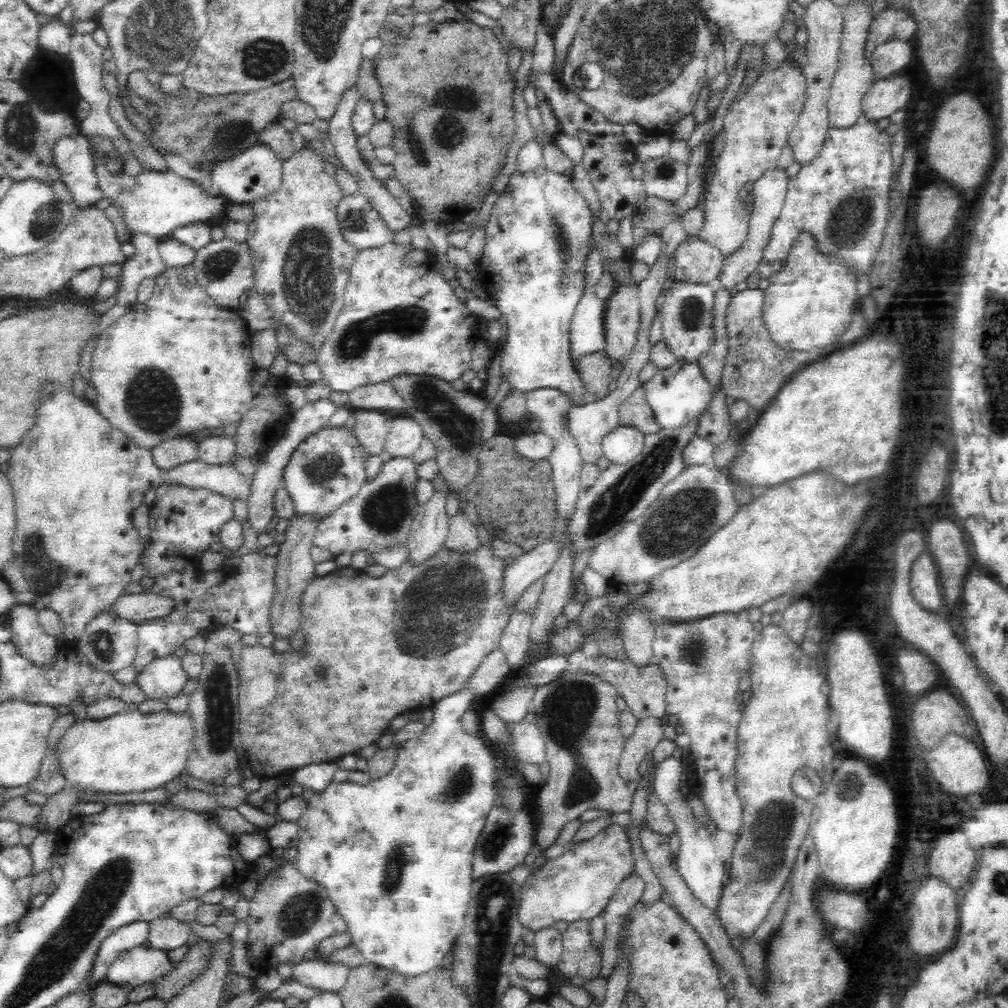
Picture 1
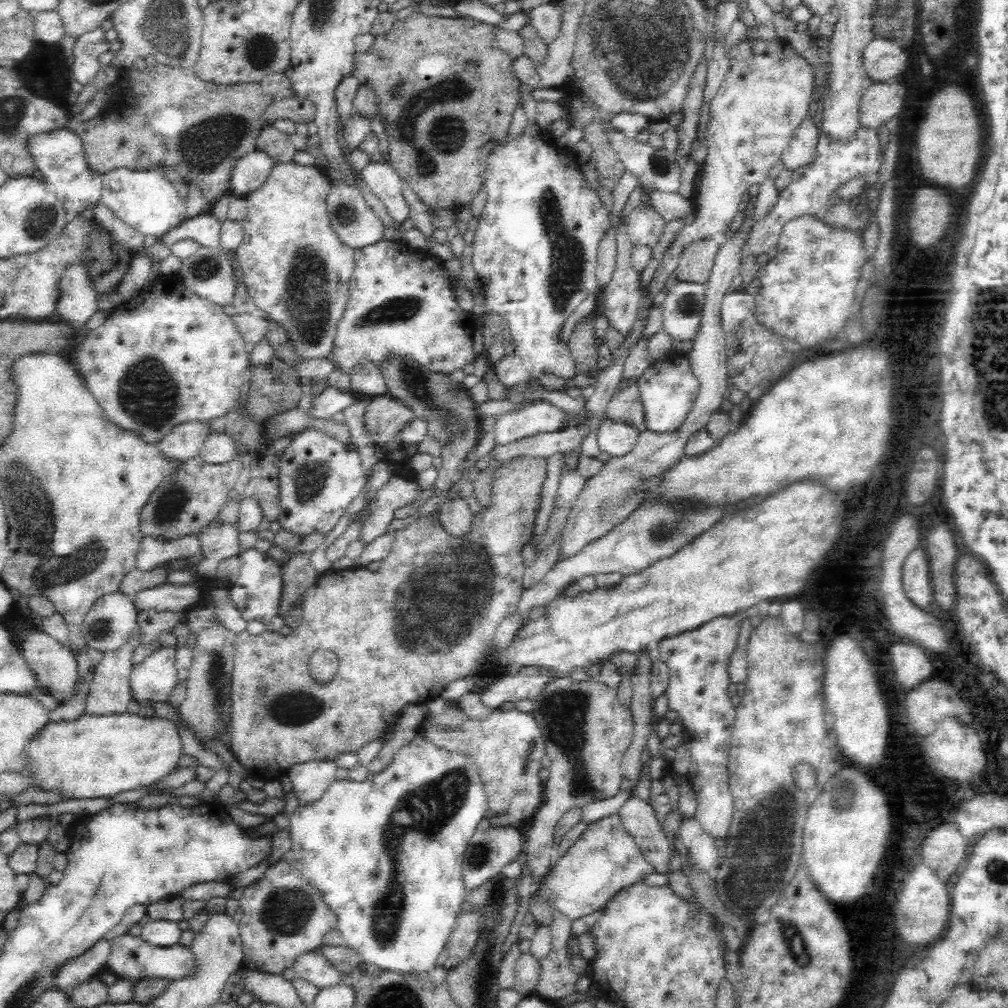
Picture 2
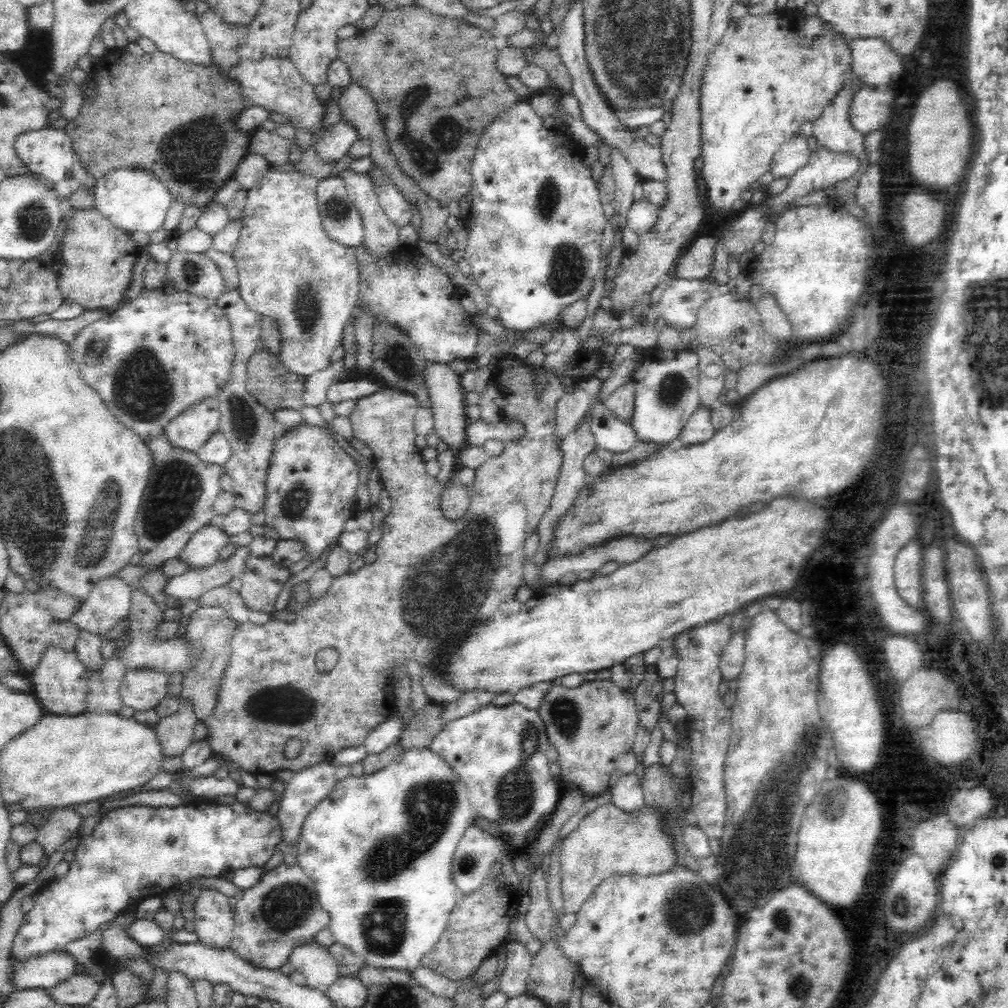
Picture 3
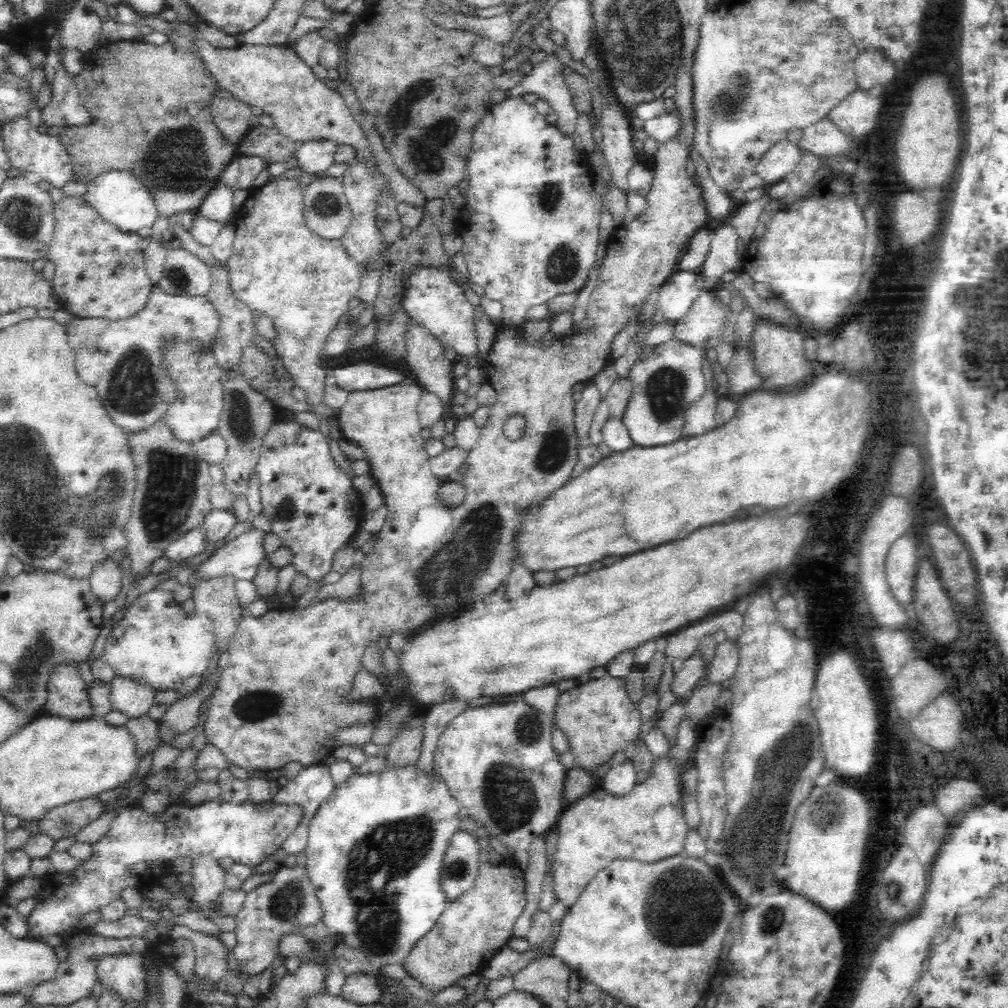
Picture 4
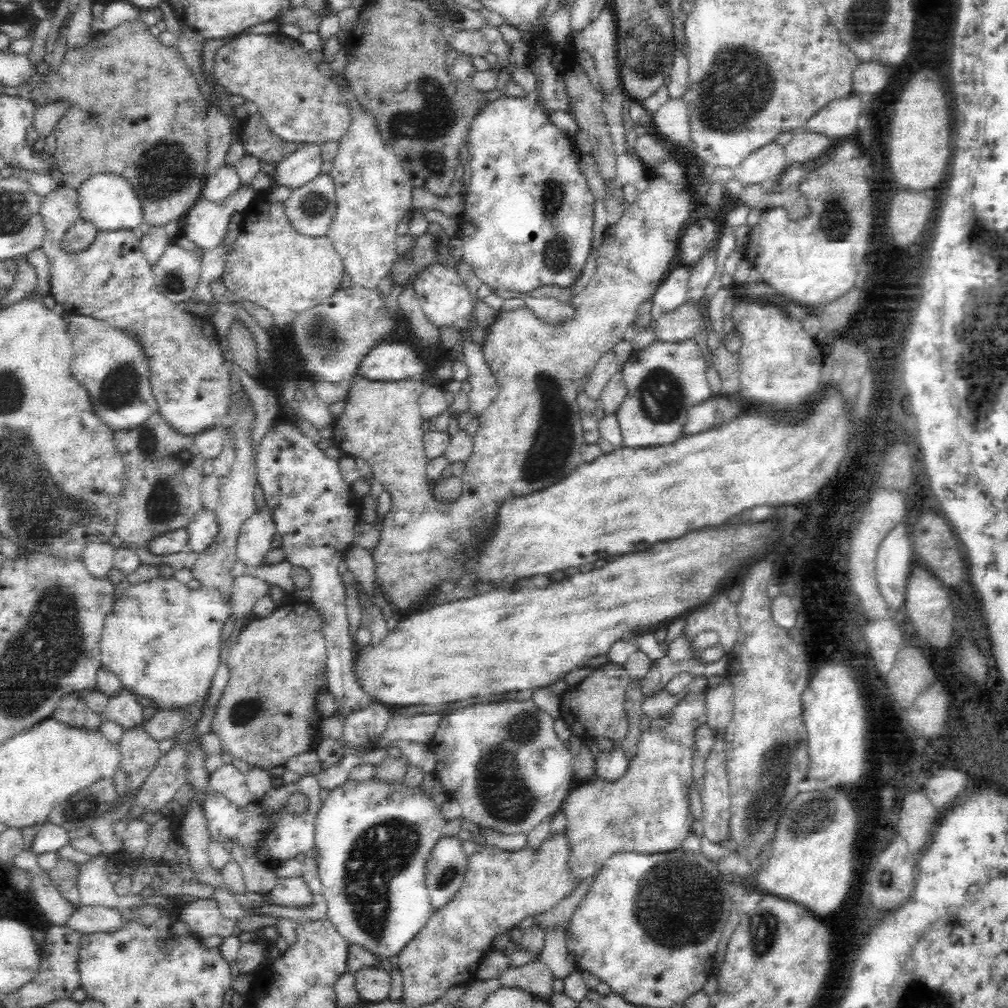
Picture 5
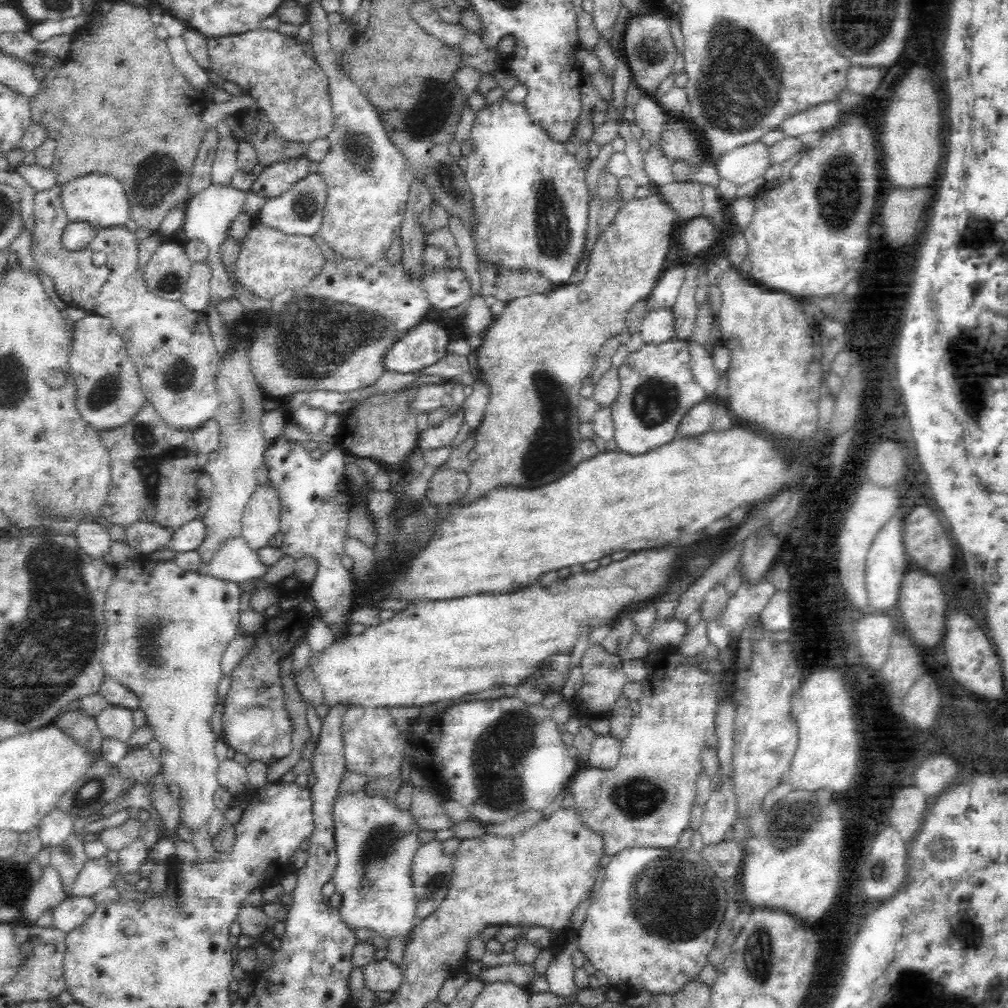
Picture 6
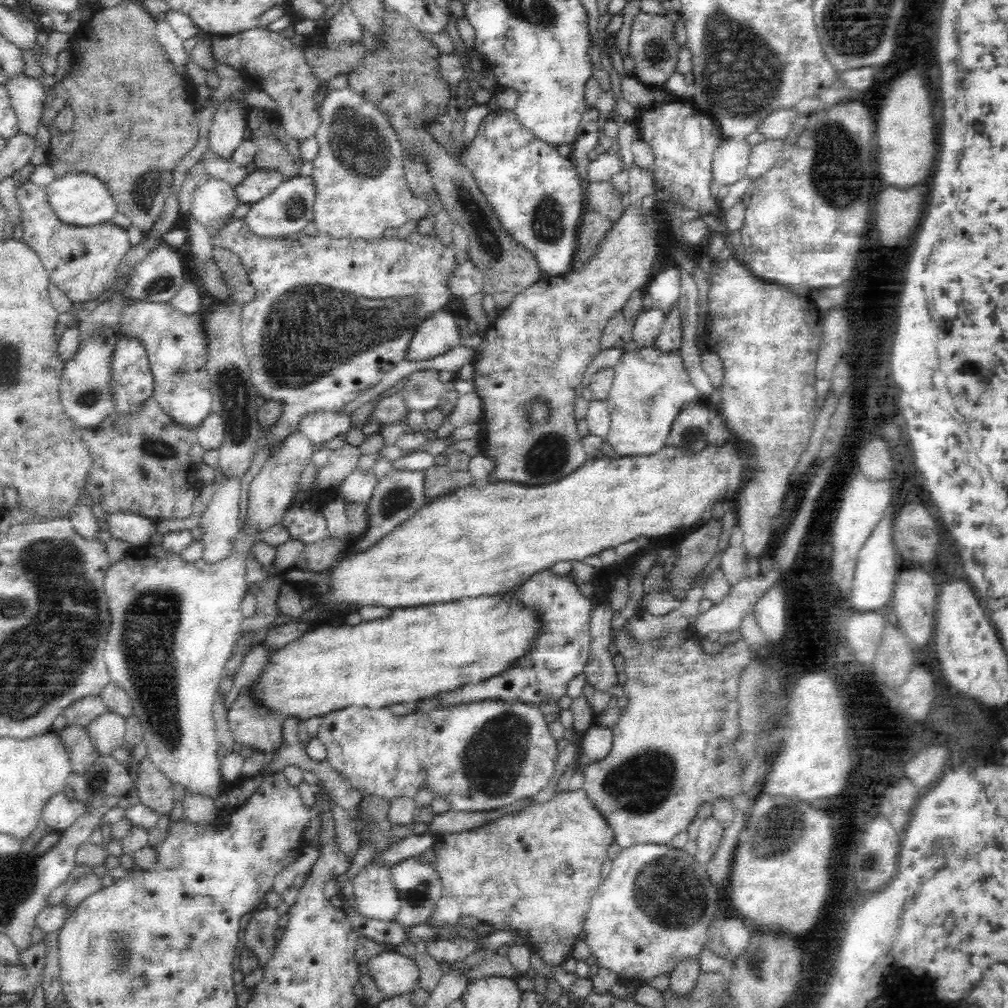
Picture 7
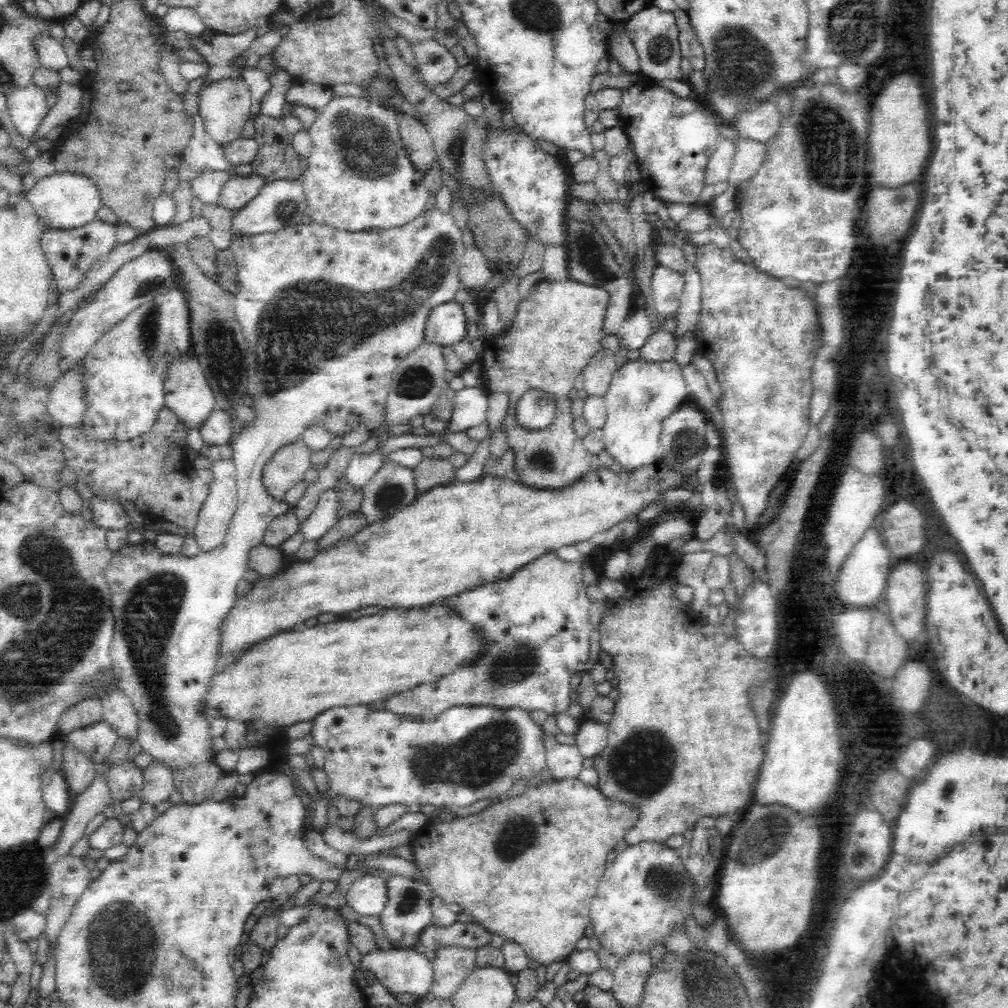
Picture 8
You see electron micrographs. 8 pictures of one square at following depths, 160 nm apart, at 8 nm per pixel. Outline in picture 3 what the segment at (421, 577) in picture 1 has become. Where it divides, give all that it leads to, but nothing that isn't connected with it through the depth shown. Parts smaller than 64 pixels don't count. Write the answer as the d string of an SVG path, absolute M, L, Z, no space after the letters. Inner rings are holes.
M581 348L578 353L573 354L566 361L560 362L560 364L544 364L541 365L542 372L546 376L546 384L542 388L542 392L538 394L536 390L536 378L538 378L538 372L534 366L526 363L526 358L516 358L516 356L510 357L507 354L504 358L495 361L492 374L489 382L494 383L500 396L504 396L506 404L500 408L500 412L504 418L519 418L523 420L526 425L526 436L520 441L515 443L505 442L504 448L500 455L496 457L487 457L486 460L480 462L480 466L476 466L475 478L469 488L470 504L468 510L460 516L460 518L446 518L443 514L443 508L441 507L441 492L444 484L438 482L436 476L432 476L428 472L426 461L422 456L421 449L418 448L414 438L418 434L415 431L415 414L418 410L419 404L416 396L411 392L406 392L404 389L386 386L380 389L378 392L368 396L362 396L354 400L352 412L349 412L348 422L350 424L350 434L358 438L358 440L364 442L370 449L371 459L373 464L380 474L380 483L384 485L384 488L389 493L391 498L390 512L385 515L383 524L381 525L381 538L375 548L376 559L372 564L364 564L358 570L351 575L344 575L335 578L332 588L328 590L328 594L322 597L316 602L306 605L303 610L296 613L296 618L292 622L286 622L282 618L271 617L268 622L264 624L252 624L252 622L240 623L234 631L231 640L232 654L228 660L228 666L226 666L221 679L220 685L217 689L216 702L212 706L212 712L208 712L208 716L202 721L208 728L207 741L210 743L214 753L222 755L226 760L232 762L237 768L242 768L244 772L249 772L255 775L263 773L274 773L278 769L294 770L296 773L305 769L306 767L320 764L323 761L331 759L340 749L348 746L358 746L365 744L366 734L374 728L380 722L384 722L388 718L388 714L394 708L394 692L392 682L388 680L390 678L390 664L396 660L400 662L402 658L411 656L420 660L424 665L428 665L428 662L432 660L432 656L436 654L436 650L440 646L444 646L448 640L460 636L460 632L464 632L464 628L468 628L468 624L472 624L472 620L484 620L484 616L492 616L492 612L500 606L500 601L515 598L516 591L521 584L523 576L523 549L525 546L525 540L532 535L536 535L538 532L539 522L543 518L543 514L551 507L551 500L555 495L555 488L559 482L560 471L563 468L564 451L563 441L556 436L556 419L557 419L557 406L558 401L566 394L566 383L572 381L585 381L602 368L604 364L602 348L599 349L584 349ZM326 647L335 648L339 652L339 658L334 665L334 668L330 670L319 670L317 667L317 654L319 650ZM288 740L298 740L302 745L302 750L295 759L287 759L284 755L284 746Z

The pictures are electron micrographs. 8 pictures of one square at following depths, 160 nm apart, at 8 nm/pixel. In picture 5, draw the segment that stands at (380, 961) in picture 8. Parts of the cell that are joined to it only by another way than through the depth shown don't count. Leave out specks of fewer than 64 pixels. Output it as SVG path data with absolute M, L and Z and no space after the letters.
M378 963L361 968L356 975L356 988L362 999L370 1002L388 999L390 992L390 973Z

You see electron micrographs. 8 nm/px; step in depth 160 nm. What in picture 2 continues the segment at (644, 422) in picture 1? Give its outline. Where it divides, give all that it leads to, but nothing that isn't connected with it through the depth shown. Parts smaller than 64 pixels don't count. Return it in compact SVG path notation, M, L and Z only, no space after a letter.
M638 383L618 389L608 402L605 416L610 420L620 420L644 431L644 413Z

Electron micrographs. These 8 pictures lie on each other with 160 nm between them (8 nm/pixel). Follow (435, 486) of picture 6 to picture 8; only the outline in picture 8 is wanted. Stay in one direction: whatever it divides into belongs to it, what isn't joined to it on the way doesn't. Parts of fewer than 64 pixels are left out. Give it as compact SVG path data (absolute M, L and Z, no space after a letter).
M435 455L432 458L422 456L420 462L415 464L411 471L414 477L414 487L418 493L456 480L454 466L447 458L444 459Z

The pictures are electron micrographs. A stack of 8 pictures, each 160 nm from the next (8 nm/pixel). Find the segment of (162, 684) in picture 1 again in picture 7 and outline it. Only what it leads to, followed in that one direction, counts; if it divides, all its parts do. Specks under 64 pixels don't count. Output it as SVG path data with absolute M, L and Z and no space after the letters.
M107 710L87 724L84 732L88 735L88 742L92 743L92 748L96 749L99 755L112 755L122 746L125 720L124 717Z

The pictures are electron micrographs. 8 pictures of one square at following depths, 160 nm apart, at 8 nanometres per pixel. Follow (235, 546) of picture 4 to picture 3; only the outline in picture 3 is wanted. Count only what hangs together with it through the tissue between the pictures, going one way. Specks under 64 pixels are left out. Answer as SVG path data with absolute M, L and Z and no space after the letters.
M240 546L228 558L217 559L209 566L188 569L184 574L170 578L166 593L181 600L197 599L212 588L227 586L232 580L241 579L253 557L249 546Z

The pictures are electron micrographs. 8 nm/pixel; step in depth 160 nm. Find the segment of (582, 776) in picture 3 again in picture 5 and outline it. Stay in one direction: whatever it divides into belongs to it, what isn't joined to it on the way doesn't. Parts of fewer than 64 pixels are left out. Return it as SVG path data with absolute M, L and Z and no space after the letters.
M608 660L600 667L590 670L582 682L574 686L574 690L564 692L560 717L572 732L582 739L603 736L618 741L626 731L623 702L631 683L630 675L623 665Z

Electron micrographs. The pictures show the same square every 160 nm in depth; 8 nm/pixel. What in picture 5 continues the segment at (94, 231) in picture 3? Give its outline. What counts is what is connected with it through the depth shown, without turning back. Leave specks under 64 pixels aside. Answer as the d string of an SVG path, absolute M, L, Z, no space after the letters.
M59 185L52 192L41 197L39 216L42 222L41 248L46 254L50 273L51 294L69 314L93 316L104 319L136 339L140 354L148 367L150 392L156 401L158 412L164 420L183 435L193 435L213 425L221 425L225 417L226 396L231 374L225 366L225 358L219 345L215 325L204 313L190 312L184 303L167 299L155 289L151 264L141 249L141 239L132 229L98 231L98 236L88 250L78 254L62 251L60 242L66 228L80 216L77 213L76 189Z

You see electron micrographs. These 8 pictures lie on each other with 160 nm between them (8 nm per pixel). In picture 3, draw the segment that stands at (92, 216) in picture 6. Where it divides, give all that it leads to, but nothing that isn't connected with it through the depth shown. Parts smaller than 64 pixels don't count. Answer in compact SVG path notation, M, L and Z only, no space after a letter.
M112 169L107 175L96 179L91 188L94 191L94 207L112 224L134 235L136 232L150 234L159 230L171 204L166 187L140 169Z

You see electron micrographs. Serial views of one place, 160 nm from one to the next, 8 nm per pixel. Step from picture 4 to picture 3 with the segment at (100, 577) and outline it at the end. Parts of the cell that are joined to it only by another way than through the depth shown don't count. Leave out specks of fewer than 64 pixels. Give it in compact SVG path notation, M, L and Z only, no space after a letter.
M114 573L111 576L101 577L85 598L83 607L75 616L75 622L82 625L85 632L95 633L96 636L108 633L119 621L128 617L130 592L131 586L118 574Z

